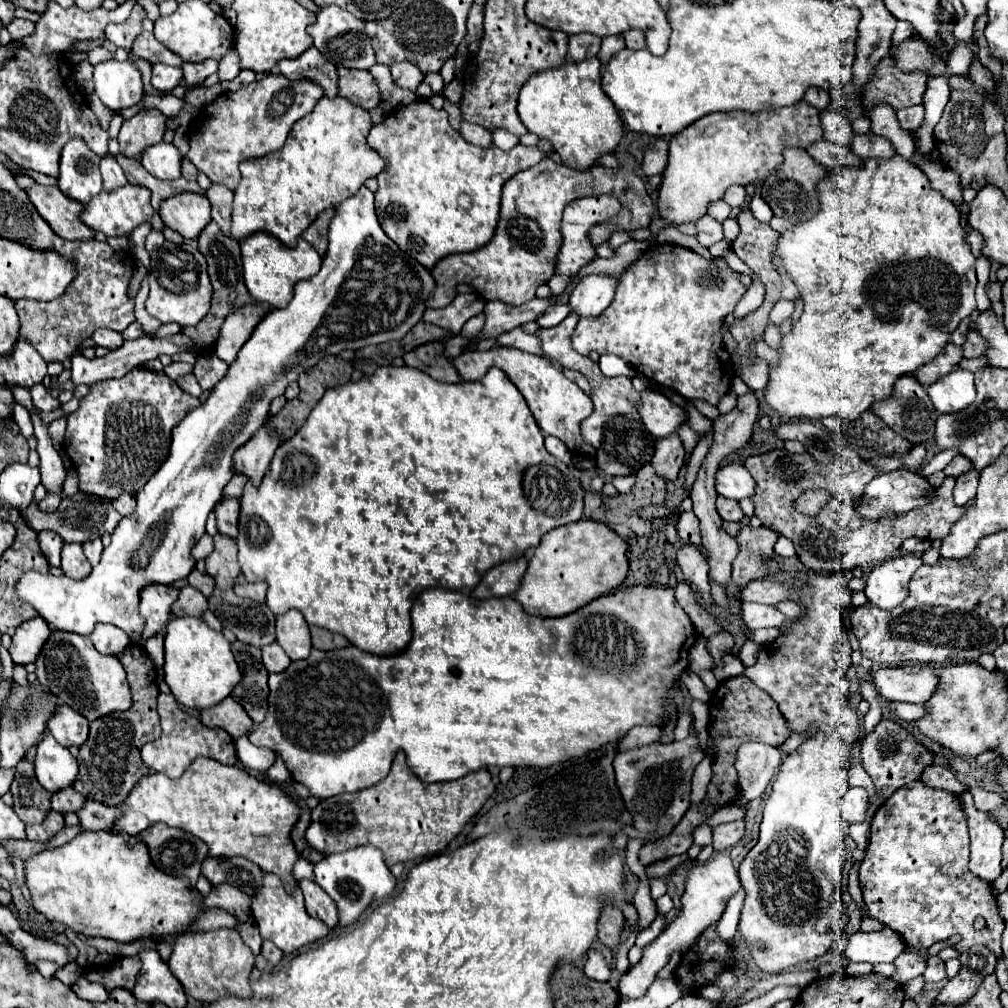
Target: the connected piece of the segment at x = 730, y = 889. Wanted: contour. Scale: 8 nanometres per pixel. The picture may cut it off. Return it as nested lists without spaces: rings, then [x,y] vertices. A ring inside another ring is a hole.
[[[728,850],[724,852],[714,852],[714,856],[700,864],[700,862],[694,862],[694,866],[688,870],[688,876],[686,876],[686,886],[684,886],[684,894],[682,894],[682,908],[678,912],[678,916],[668,922],[668,926],[664,928],[664,932],[654,940],[650,942],[646,948],[644,948],[644,956],[642,960],[632,966],[620,980],[618,984],[618,994],[620,994],[620,1000],[628,1000],[628,998],[640,998],[642,994],[646,994],[648,986],[654,982],[654,976],[658,970],[662,970],[666,966],[666,962],[670,960],[670,954],[672,952],[688,952],[688,948],[696,946],[696,938],[700,940],[702,932],[716,924],[720,920],[720,916],[724,914],[726,910],[726,904],[728,900],[740,890],[740,878],[738,874],[734,872],[734,862],[732,862],[732,856]]]

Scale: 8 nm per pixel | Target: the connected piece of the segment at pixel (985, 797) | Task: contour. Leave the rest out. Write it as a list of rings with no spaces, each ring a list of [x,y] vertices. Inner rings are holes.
[[[974,786],[970,792],[974,796],[976,808],[980,808],[980,810],[990,810],[992,812],[992,810],[998,810],[1000,804],[1004,804],[1004,798],[996,792],[988,792],[988,790],[978,788],[978,786]]]

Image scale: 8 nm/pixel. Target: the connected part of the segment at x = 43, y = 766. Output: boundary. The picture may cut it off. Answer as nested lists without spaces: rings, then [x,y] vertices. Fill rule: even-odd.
[[[44,732],[44,738],[38,744],[34,766],[36,778],[48,792],[70,786],[78,774],[76,758],[70,754],[68,748],[60,746],[50,732]]]

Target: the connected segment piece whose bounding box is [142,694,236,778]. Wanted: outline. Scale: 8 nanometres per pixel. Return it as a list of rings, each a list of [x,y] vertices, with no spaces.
[[[172,694],[158,696],[158,714],[162,720],[162,736],[156,742],[144,744],[142,748],[142,760],[150,770],[162,772],[170,778],[180,778],[196,756],[208,756],[226,766],[236,764],[236,748],[232,736],[222,728],[208,728],[196,716],[184,712]]]

